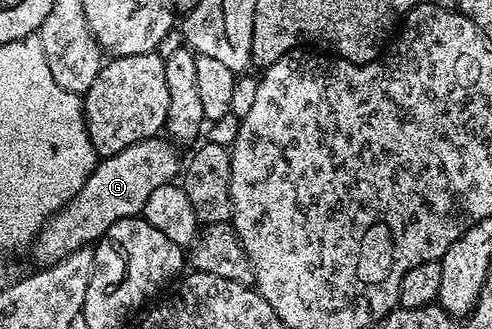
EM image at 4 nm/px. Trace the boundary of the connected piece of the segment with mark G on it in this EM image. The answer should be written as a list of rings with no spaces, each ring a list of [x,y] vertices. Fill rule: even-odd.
[[[157,136],[133,143],[133,147],[117,151],[117,155],[102,158],[73,200],[43,222],[33,241],[35,257],[40,261],[38,264],[43,267],[53,265],[67,254],[98,242],[113,223],[140,216],[145,199],[149,199],[157,187],[172,184],[180,176],[181,157],[179,161],[174,148],[176,146],[170,140]]]

